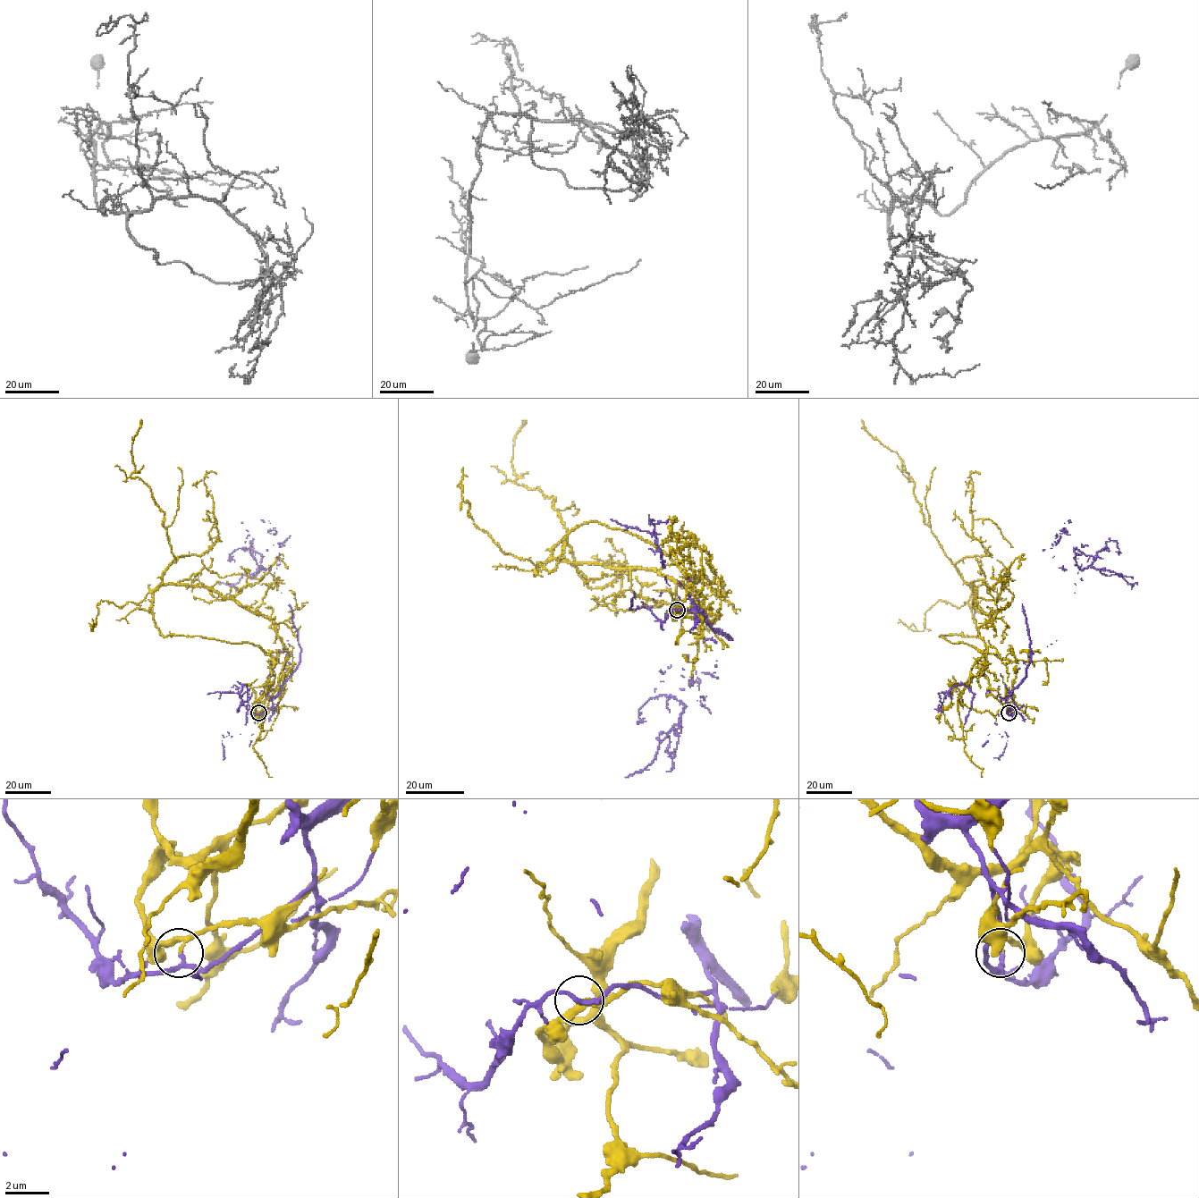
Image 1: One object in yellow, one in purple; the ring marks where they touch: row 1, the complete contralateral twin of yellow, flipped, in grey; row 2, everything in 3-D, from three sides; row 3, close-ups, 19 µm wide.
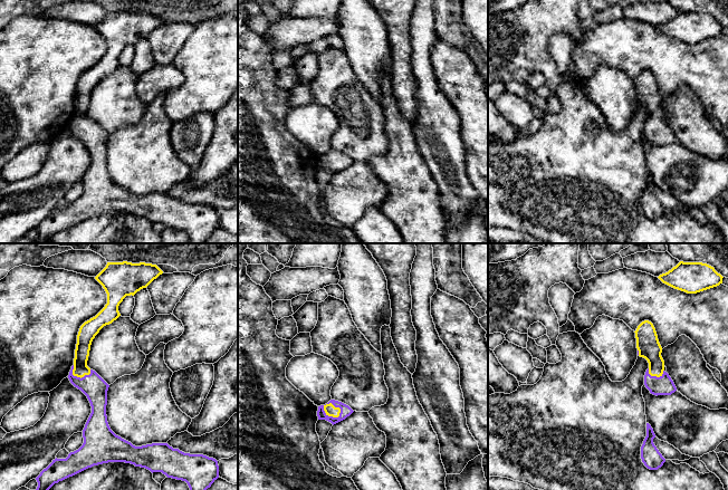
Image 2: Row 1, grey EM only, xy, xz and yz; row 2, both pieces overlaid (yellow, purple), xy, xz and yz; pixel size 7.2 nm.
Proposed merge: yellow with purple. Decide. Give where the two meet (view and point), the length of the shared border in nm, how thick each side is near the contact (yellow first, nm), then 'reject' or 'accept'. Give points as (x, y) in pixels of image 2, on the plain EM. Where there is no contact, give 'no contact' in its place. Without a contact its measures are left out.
contact xz (329, 165); length 150 nm; calibres 80 and 80 nm; reject

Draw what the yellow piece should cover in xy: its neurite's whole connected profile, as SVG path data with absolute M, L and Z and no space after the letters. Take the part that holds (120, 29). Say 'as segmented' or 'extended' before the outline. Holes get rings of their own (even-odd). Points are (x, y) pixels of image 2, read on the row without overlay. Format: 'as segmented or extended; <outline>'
as segmented; M107 12L95 27L107 44L107 54L79 78L74 108L74 126L82 128L90 124L87 111L92 92L104 76L112 74L121 66L118 56L123 49L146 38L162 23L163 21L152 13Z

